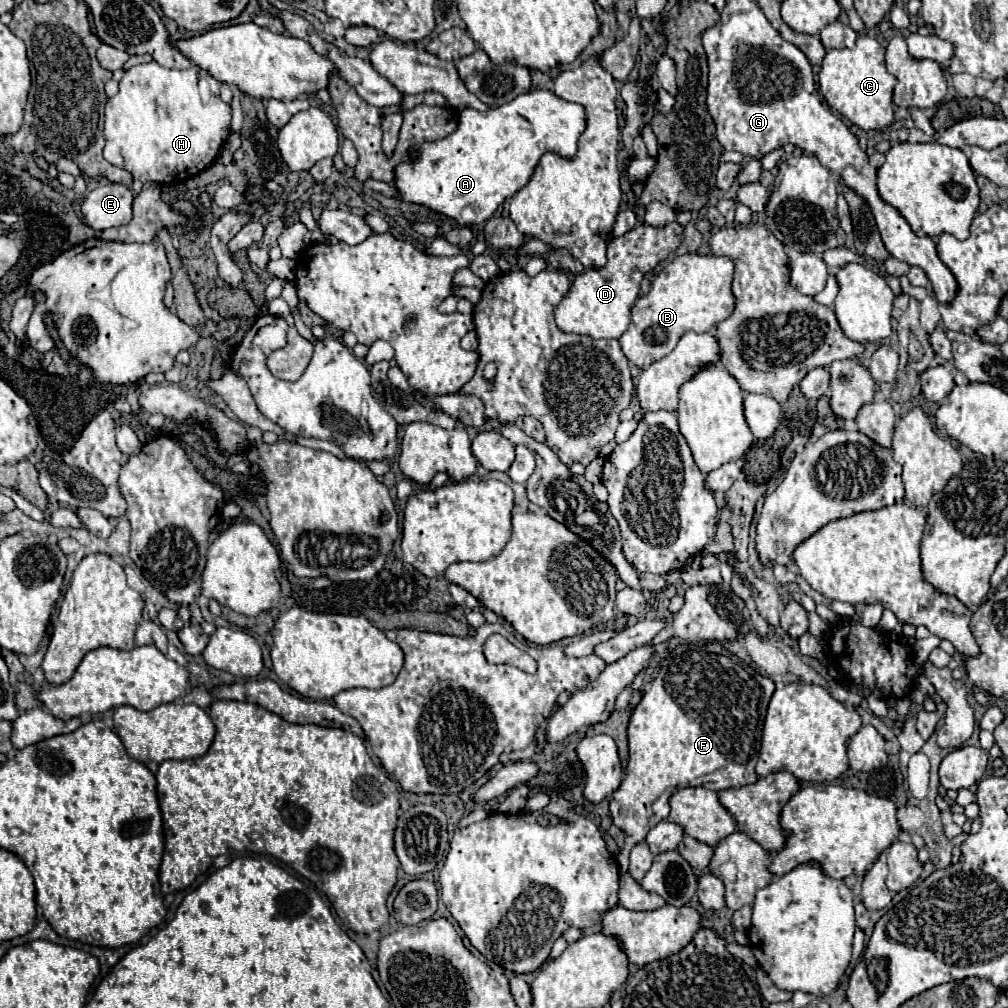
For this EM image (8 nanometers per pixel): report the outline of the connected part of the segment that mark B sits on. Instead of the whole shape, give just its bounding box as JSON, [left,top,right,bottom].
[620,254,734,368]

